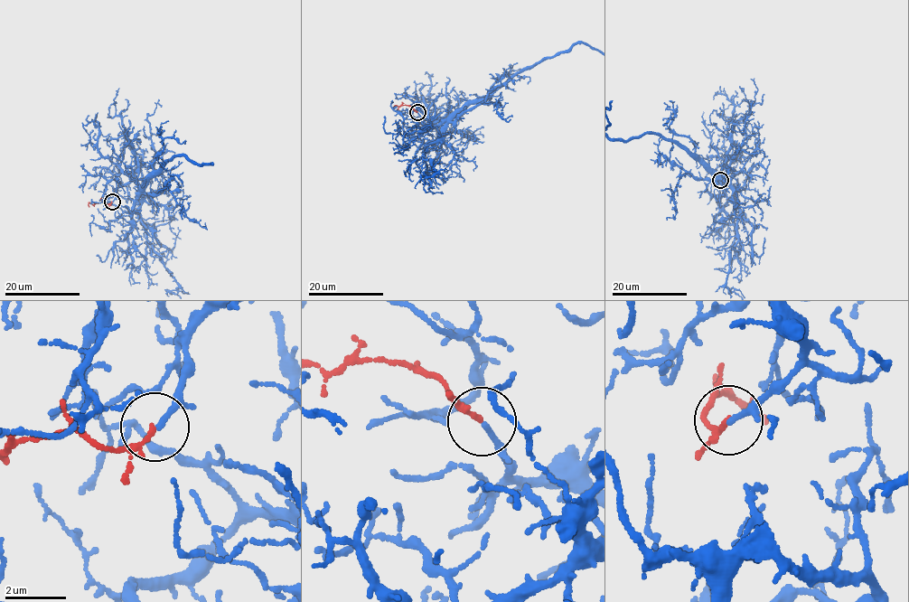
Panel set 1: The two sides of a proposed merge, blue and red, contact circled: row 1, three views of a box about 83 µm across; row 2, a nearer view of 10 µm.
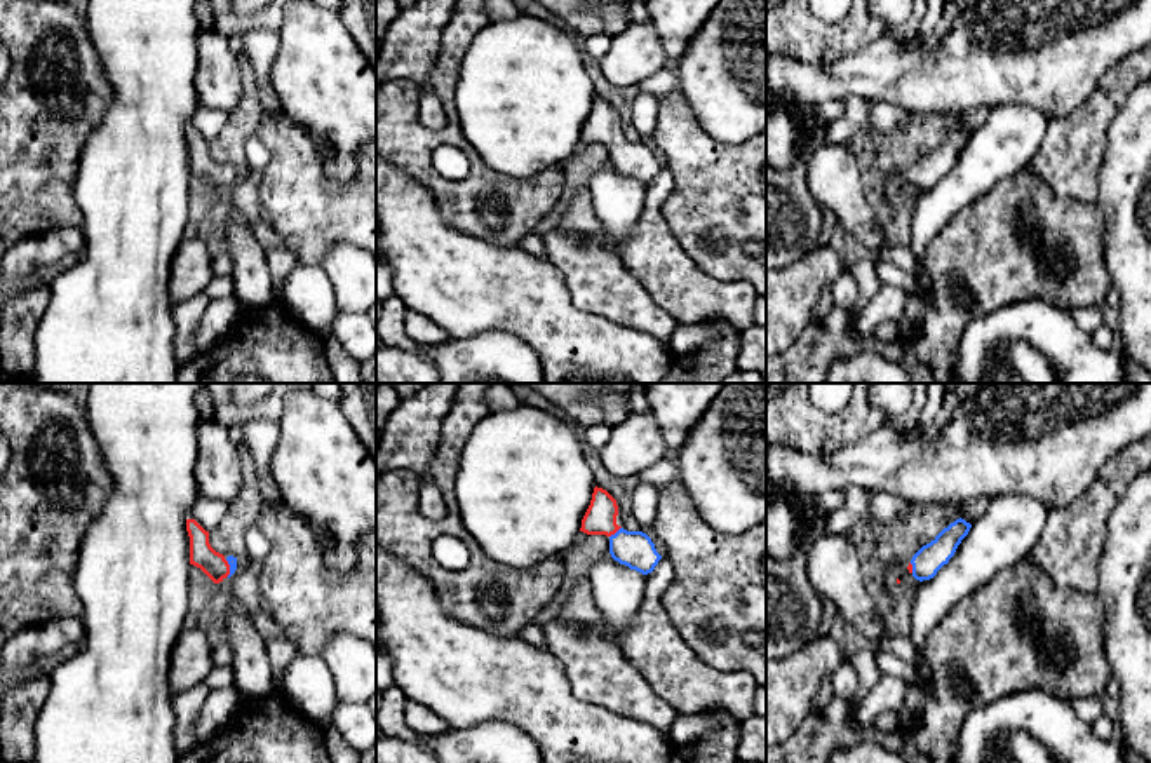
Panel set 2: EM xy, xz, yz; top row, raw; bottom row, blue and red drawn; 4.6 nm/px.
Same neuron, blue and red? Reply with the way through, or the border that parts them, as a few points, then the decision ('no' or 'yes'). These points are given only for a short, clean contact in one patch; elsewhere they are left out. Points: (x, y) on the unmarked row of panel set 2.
way xz (634, 159), (617, 141), (601, 126); yes

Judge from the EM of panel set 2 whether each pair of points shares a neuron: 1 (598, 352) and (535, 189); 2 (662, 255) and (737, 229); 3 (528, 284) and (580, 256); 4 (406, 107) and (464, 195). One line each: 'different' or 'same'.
1: different
2: different
3: different
4: same

